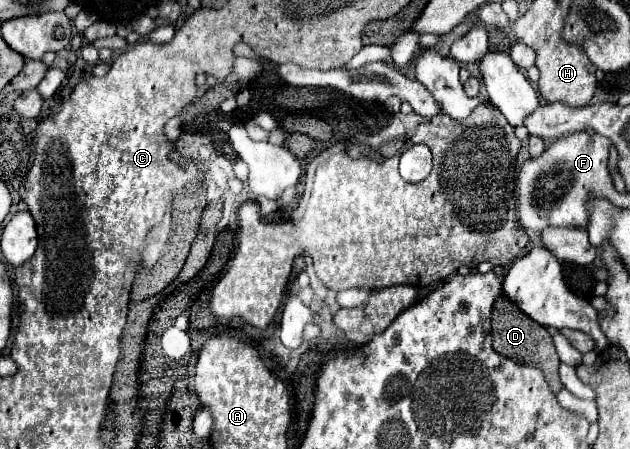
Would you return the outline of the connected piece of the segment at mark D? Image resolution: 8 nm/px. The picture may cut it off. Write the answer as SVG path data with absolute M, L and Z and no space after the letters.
M506 297L498 299L496 309L492 313L492 337L494 337L494 349L500 355L510 357L516 363L534 365L534 367L542 369L550 389L554 393L558 393L562 389L562 383L560 383L560 377L558 377L558 363L560 363L560 359L558 359L558 353L556 353L556 347L552 343L550 333L542 325L534 323L528 315L524 315L518 309L514 309L512 303Z

